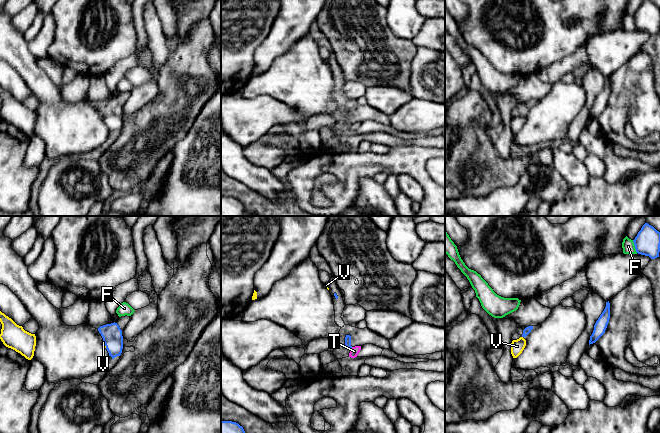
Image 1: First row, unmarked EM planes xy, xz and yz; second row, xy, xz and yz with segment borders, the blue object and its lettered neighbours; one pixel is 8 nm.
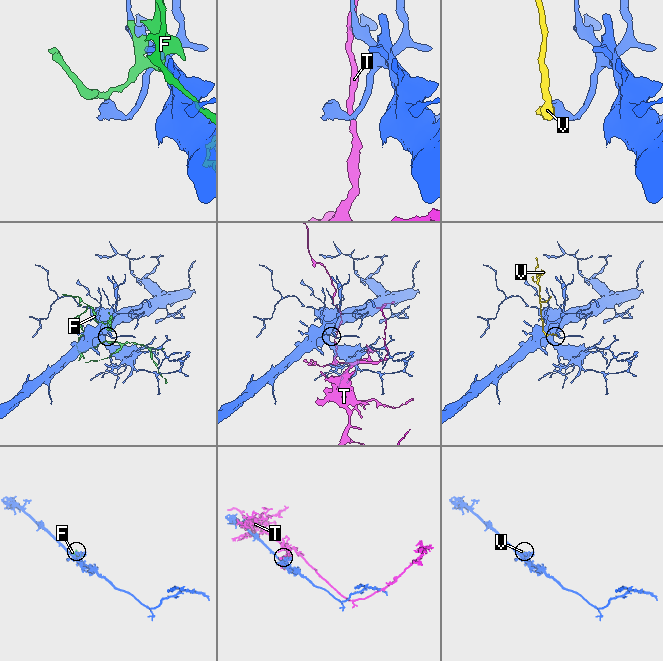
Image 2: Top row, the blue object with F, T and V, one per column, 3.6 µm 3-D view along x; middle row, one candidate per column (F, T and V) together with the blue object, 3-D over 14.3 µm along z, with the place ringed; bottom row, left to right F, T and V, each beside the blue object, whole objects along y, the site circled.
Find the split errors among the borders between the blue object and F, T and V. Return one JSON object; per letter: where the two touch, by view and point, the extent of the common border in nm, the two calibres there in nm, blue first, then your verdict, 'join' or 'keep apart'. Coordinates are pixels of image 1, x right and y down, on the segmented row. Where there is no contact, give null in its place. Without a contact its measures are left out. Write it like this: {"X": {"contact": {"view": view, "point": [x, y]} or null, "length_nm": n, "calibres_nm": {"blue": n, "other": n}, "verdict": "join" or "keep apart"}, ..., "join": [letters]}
{"F": {"contact": {"view": "yz", "point": [635, 246]}, "length_nm": 110, "calibres_nm": {"blue": 200, "other": 100}, "verdict": "keep apart"}, "T": {"contact": {"view": "xz", "point": [350, 348]}, "length_nm": 40, "calibres_nm": {"blue": 50, "other": 80}, "verdict": "keep apart"}, "V": {"contact": {"view": "xy", "point": [104, 343]}, "length_nm": 60, "calibres_nm": {"blue": 160, "other": 20}, "verdict": "join"}, "join": ["V"]}

